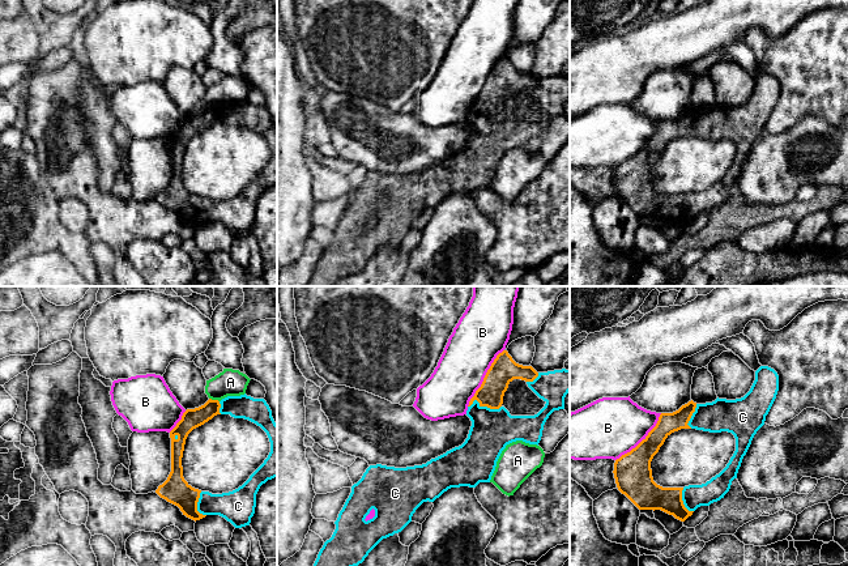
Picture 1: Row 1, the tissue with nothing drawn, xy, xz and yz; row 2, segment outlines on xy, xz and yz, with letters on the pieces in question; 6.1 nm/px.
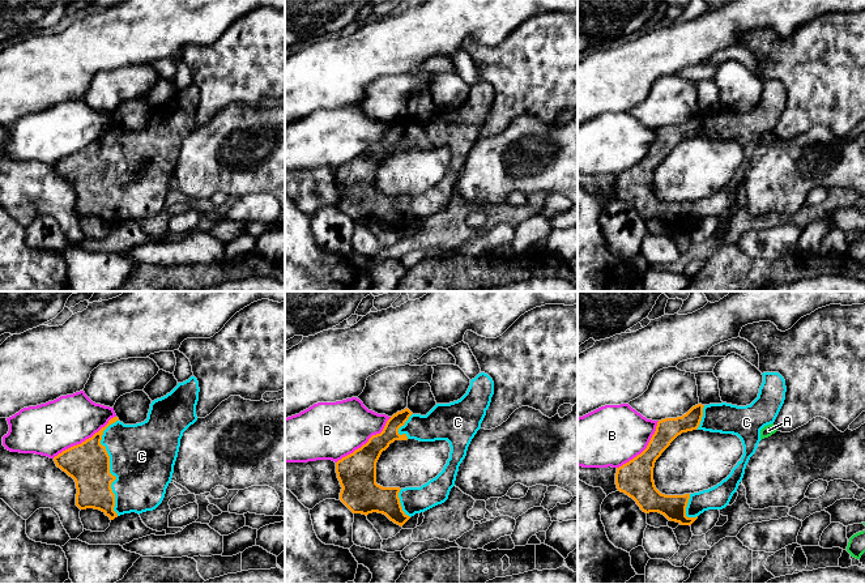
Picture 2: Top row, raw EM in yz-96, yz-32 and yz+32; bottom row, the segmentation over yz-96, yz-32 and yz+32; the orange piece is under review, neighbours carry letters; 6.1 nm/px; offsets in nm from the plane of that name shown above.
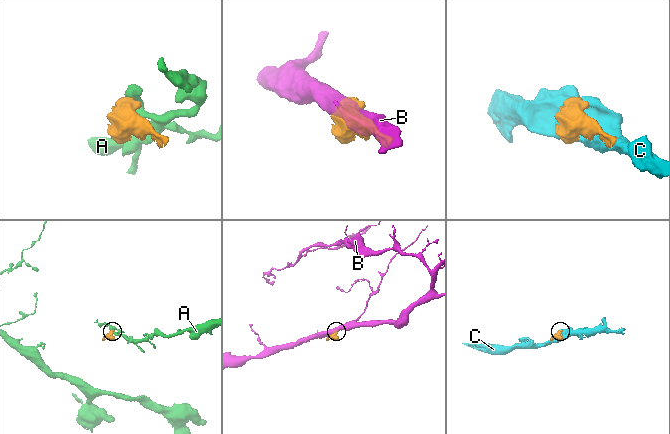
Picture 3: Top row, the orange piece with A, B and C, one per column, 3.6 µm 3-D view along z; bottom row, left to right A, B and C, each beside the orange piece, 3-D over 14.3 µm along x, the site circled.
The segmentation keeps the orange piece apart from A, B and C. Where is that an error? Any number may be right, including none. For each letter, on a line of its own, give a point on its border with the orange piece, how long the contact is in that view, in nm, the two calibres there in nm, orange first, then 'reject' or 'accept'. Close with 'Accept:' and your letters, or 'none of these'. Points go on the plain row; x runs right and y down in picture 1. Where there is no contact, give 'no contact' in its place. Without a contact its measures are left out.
A: meets orange in xy at (214, 107); contact 70 nm long; 120 nm thick on the orange side, 160 nm on the other; reject
B: meets orange in xz at (484, 85); contact 420 nm long; 160 nm thick on the orange side, 320 nm on the other; reject
C: meets orange in xz at (485, 113); contact 200 nm long; 160 nm thick on the orange side, 260 nm on the other; accept
Accept: C

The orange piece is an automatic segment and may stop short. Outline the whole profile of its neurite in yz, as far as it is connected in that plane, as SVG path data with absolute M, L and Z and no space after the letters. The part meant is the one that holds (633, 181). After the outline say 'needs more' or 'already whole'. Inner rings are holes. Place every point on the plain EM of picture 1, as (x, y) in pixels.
M760 73L750 98L741 106L716 106L696 111L693 107L673 120L661 120L656 133L630 159L614 170L614 186L618 197L639 217L661 217L685 229L700 213L720 208L737 186L742 166L757 139L764 132L779 98L779 82ZM681 136L696 136L709 140L732 140L736 158L726 174L702 192L662 195L653 188L651 169L665 146Z; needs more

